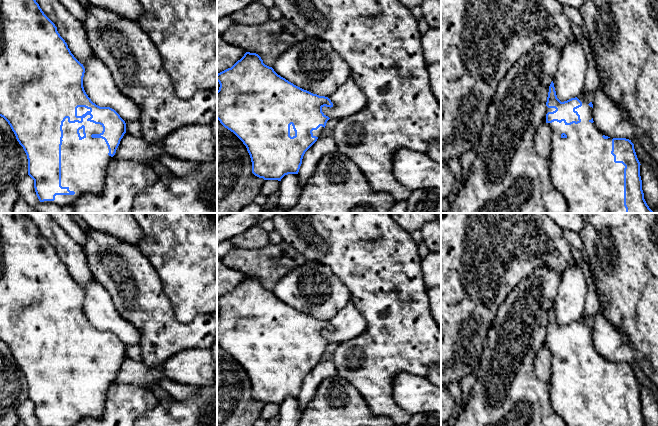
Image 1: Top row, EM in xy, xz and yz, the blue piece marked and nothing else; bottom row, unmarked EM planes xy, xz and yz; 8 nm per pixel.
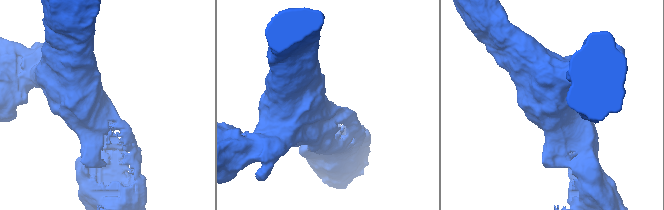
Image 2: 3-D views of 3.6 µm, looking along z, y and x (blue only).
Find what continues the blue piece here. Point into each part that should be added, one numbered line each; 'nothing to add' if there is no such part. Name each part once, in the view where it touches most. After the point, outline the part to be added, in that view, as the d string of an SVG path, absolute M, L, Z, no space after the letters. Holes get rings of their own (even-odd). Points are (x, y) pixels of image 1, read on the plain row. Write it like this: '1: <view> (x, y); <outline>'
1: xy (84, 386); M90 339L83 342L82 347L69 347L68 342L63 346L63 362L61 369L61 410L68 411L70 415L74 415L74 419L56 419L54 425L44 425L44 426L75 426L82 418L90 417L98 419L103 415L105 409L105 400L108 388L113 384L113 381L109 380L109 373L104 363L102 362L92 362L92 358L100 358L103 355L103 351L100 348L95 348L88 345ZM82 349L85 350L86 361L82 364L79 363L77 358L77 353Z

